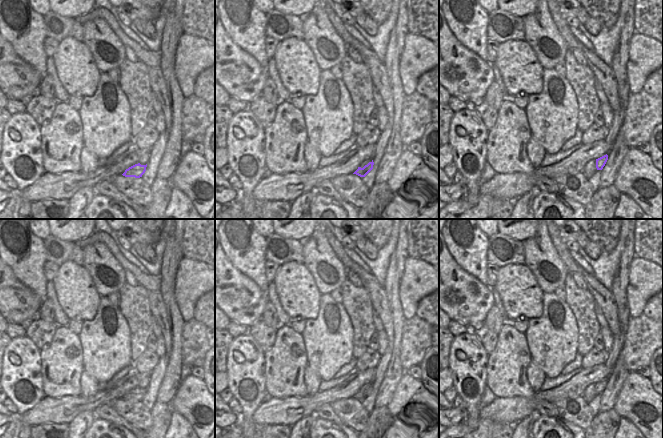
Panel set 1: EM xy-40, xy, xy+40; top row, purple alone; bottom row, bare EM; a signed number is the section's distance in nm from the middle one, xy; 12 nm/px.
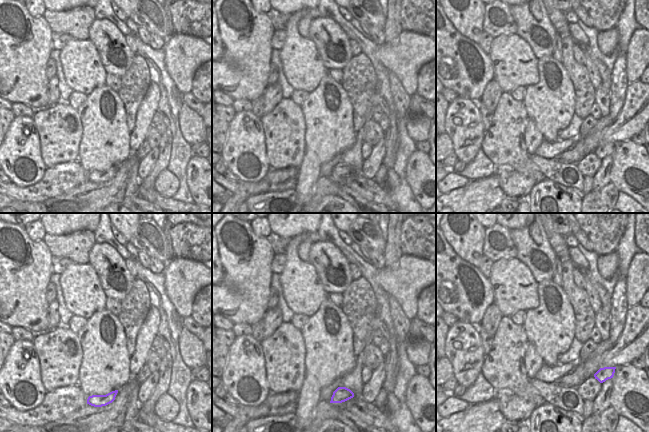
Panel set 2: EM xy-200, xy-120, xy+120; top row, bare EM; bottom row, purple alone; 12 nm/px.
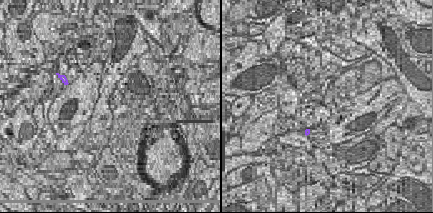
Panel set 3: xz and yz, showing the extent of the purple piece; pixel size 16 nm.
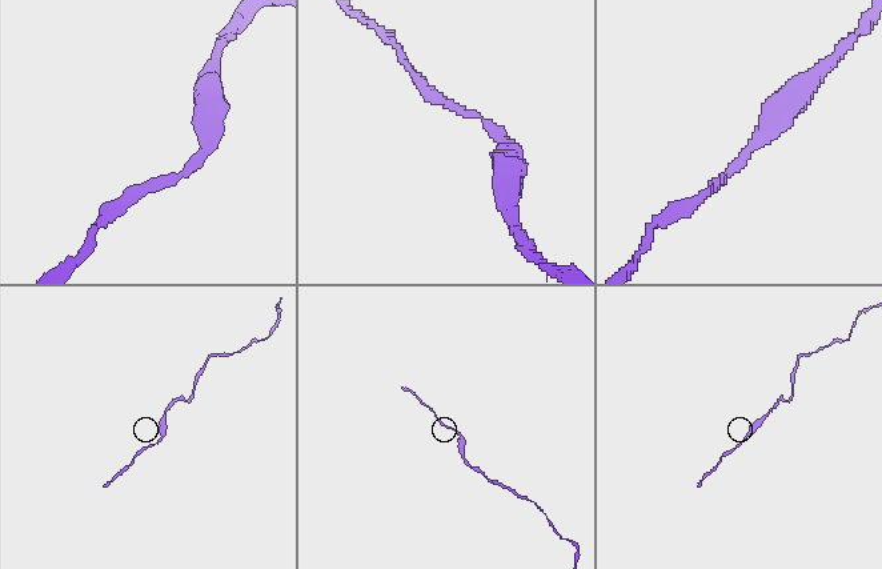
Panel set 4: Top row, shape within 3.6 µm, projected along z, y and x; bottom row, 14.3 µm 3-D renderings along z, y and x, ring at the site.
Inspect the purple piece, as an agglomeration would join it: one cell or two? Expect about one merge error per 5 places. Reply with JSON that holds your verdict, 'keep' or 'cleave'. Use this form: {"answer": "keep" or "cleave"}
{"answer": "keep"}

